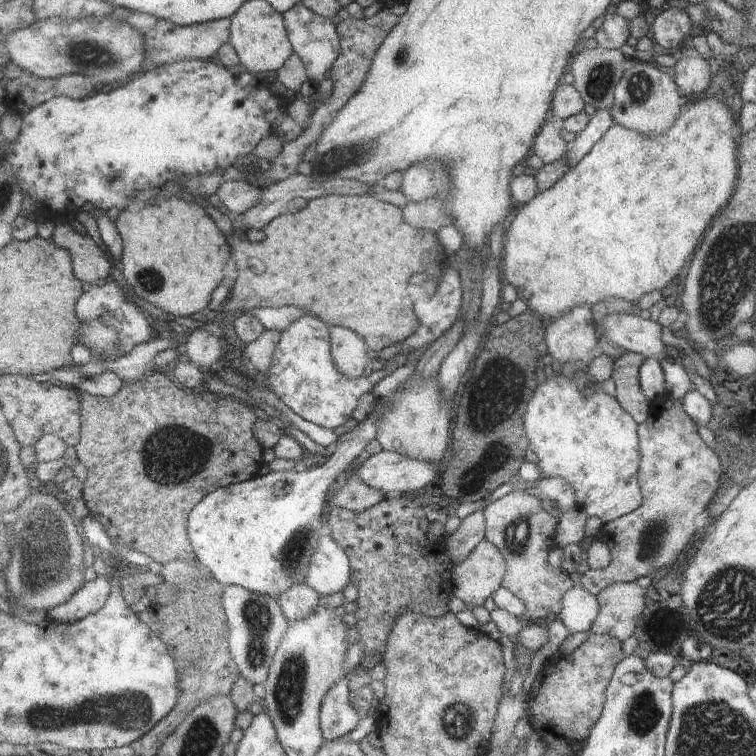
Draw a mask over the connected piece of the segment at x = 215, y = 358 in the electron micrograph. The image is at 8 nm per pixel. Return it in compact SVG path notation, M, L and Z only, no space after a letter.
M197 329L189 333L186 338L186 358L195 363L203 371L219 368L221 355L226 346L221 338L212 336L209 332Z

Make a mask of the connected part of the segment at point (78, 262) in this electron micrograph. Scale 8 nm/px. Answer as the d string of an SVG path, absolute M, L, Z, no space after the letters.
M57 222L56 225L52 240L58 247L69 250L79 280L95 284L99 280L107 280L111 277L111 270L116 263L107 260L105 252L95 244L91 236L75 232L70 222Z

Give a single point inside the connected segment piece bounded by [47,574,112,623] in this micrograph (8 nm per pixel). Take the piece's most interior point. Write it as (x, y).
(92, 597)

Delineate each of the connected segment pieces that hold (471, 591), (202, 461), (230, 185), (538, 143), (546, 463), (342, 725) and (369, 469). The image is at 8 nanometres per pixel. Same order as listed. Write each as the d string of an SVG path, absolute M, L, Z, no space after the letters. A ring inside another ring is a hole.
M485 539L467 560L455 566L455 597L469 609L483 606L502 587L506 574L506 558L498 546Z
M153 372L139 381L125 381L121 391L113 397L97 397L88 393L81 396L82 404L82 438L79 445L75 446L78 453L78 460L86 467L87 478L83 482L83 499L89 510L89 514L105 528L105 532L114 548L123 544L129 549L138 551L151 557L160 565L167 565L174 561L191 561L196 558L195 550L190 542L188 531L190 513L210 493L222 487L232 486L236 483L243 483L259 476L263 468L264 448L255 438L254 427L258 422L253 407L243 400L223 395L213 394L204 389L204 392L196 395L179 388L173 380L169 380L165 374Z
M229 181L221 184L216 195L233 217L255 208L263 198L263 189L255 188L247 181Z
M557 120L547 122L534 142L535 155L543 161L544 165L557 163L564 158L568 144L559 134L560 124Z
M554 374L547 382L539 384L529 408L525 412L526 432L530 438L531 451L538 457L536 466L540 478L561 478L573 490L576 504L586 516L595 516L602 523L615 520L641 504L641 492L637 482L639 451L636 426L638 425L617 402L615 397L602 392L599 385L594 386L591 396L581 396L580 380L572 375Z
M341 682L326 697L322 707L322 734L326 741L335 741L353 732L361 721L361 714L350 706L348 682Z
M385 450L370 456L363 464L356 466L356 469L357 475L368 486L381 490L388 496L405 494L405 492L413 493L415 490L421 492L425 486L429 486L435 480L435 475L439 474L437 464L433 464L430 461L421 461L396 451Z

